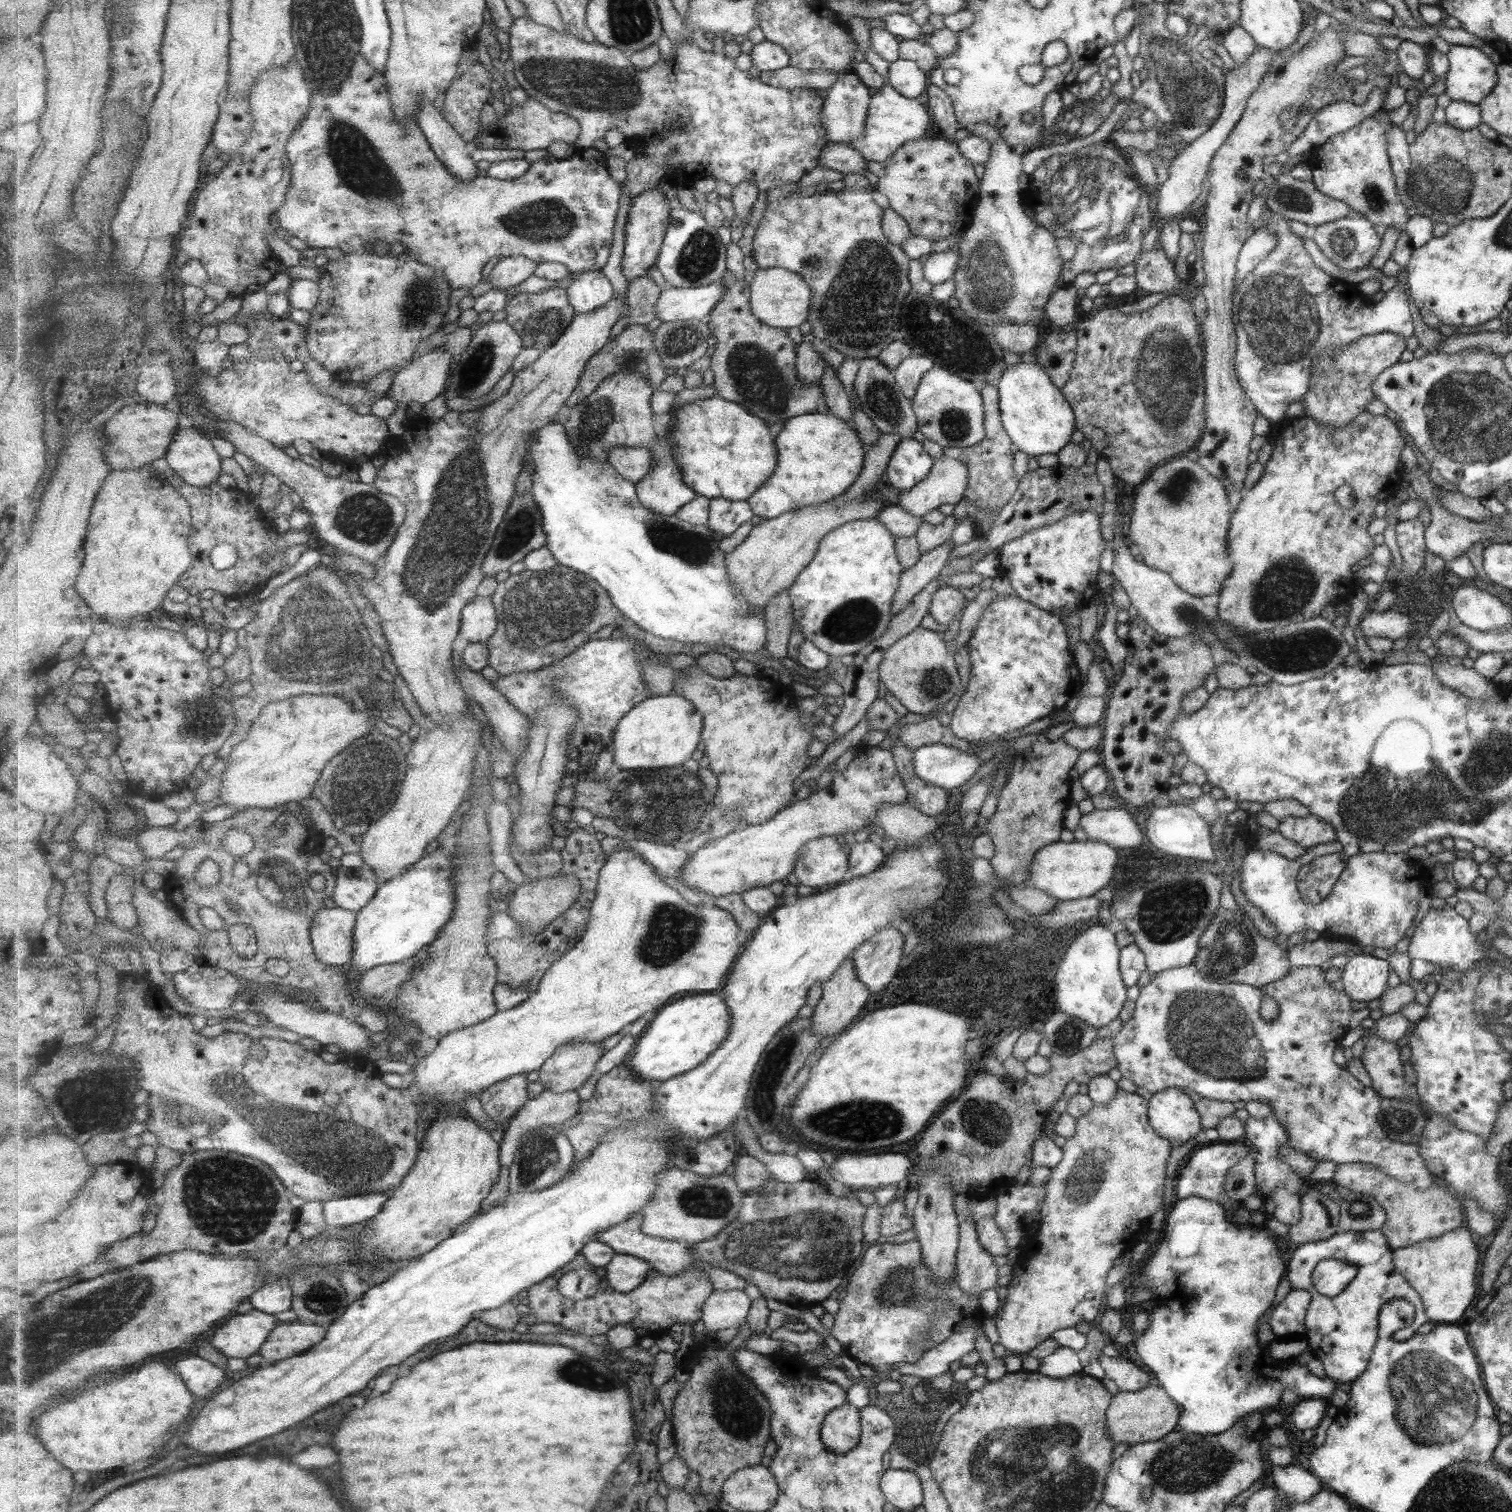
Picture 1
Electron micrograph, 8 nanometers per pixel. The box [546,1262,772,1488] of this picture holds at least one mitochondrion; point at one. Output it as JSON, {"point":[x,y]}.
{"point":[736,1397]}

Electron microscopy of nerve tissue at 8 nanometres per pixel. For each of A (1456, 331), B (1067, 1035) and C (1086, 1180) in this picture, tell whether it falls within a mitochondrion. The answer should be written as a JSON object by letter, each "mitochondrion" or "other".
{"A":"other","B":"mitochondrion","C":"mitochondrion"}

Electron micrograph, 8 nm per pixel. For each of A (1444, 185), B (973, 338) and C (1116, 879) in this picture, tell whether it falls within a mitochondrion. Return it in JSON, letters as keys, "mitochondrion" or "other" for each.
{"A":"mitochondrion","B":"mitochondrion","C":"other"}

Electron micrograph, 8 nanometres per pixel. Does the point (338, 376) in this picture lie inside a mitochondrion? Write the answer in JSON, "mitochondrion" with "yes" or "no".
{"mitochondrion":"no"}

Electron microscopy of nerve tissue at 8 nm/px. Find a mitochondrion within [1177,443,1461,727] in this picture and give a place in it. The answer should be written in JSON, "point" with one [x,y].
{"point":[1287,588]}

